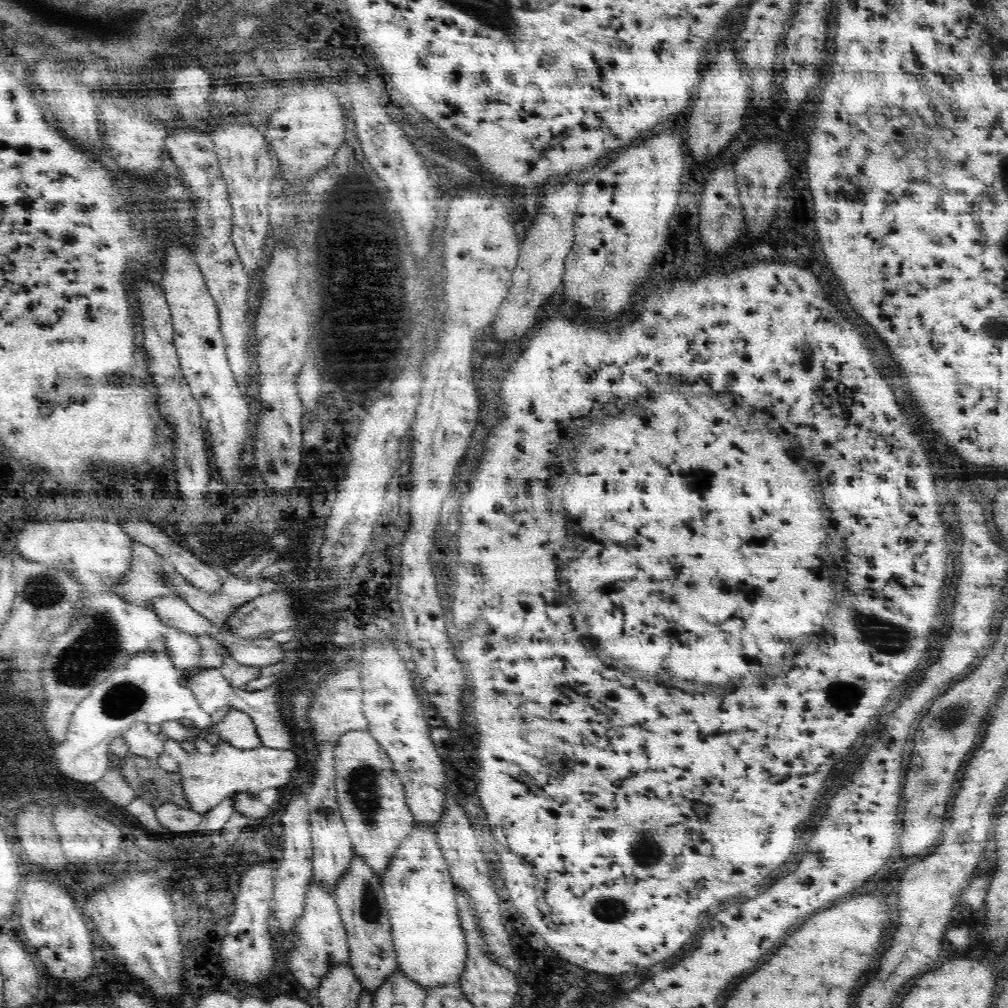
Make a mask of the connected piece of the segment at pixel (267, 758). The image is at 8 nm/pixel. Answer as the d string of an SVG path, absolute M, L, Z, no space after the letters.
M171 738L164 740L164 752L178 763L184 798L189 809L198 814L205 814L218 806L224 798L232 793L248 793L258 796L261 790L280 788L290 782L292 771L299 762L294 751L273 749L260 745L258 748L240 750L228 741L220 739L214 754L204 756L200 753L189 754L182 749L180 742Z

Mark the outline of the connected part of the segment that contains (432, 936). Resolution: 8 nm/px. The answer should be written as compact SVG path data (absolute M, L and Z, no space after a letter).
M415 822L411 832L403 839L403 845L398 845L395 855L387 866L387 869L383 872L383 877L381 878L381 885L388 905L388 916L392 927L392 942L394 943L394 949L396 949L396 961L398 961L400 971L406 973L406 976L410 978L410 981L418 983L420 987L424 987L426 990L438 985L459 984L460 975L463 973L467 961L467 942L465 941L465 936L459 921L459 913L455 901L454 883L451 879L448 865L443 857L440 845L438 845L436 833L432 833L428 827L422 827L422 825L418 825L418 823Z

